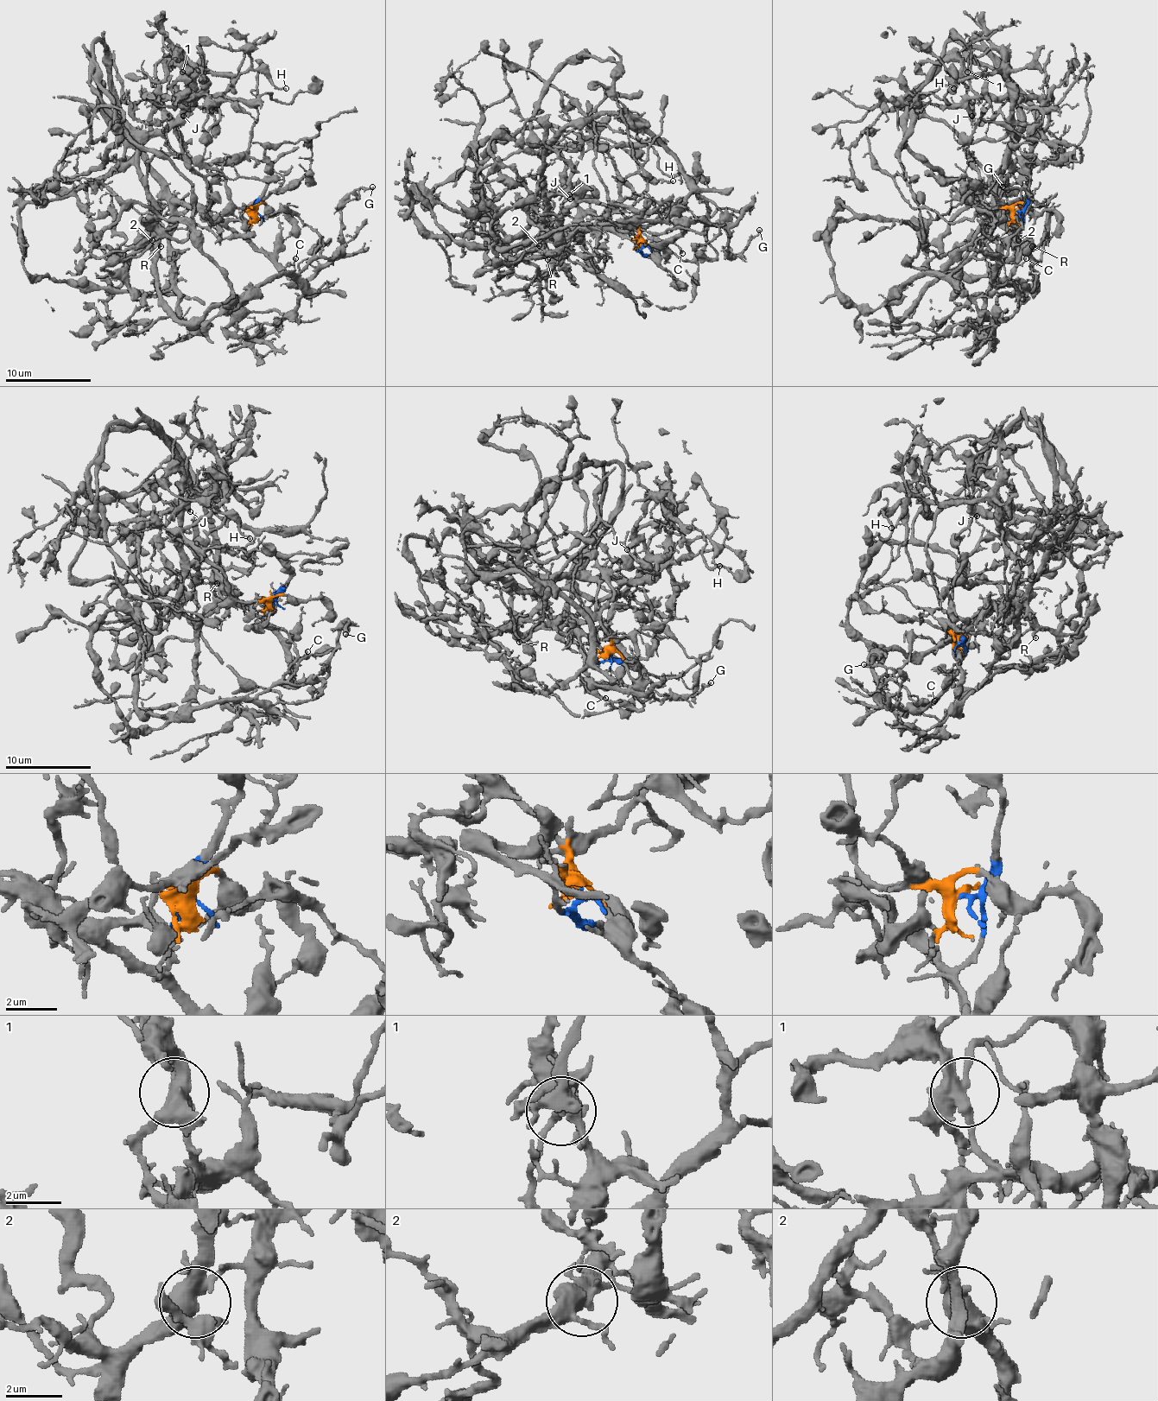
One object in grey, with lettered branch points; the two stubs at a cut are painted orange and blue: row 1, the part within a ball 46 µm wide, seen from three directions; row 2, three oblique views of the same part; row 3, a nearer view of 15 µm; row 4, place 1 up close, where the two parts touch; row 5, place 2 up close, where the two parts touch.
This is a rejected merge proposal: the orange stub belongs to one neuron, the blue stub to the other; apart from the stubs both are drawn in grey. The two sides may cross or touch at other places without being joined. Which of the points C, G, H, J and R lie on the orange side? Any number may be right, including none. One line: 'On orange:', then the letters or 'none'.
On orange: H, J, R

